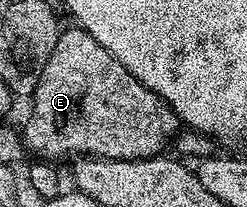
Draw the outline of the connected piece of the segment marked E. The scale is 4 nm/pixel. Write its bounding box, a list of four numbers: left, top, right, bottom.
[23,25,181,161]

